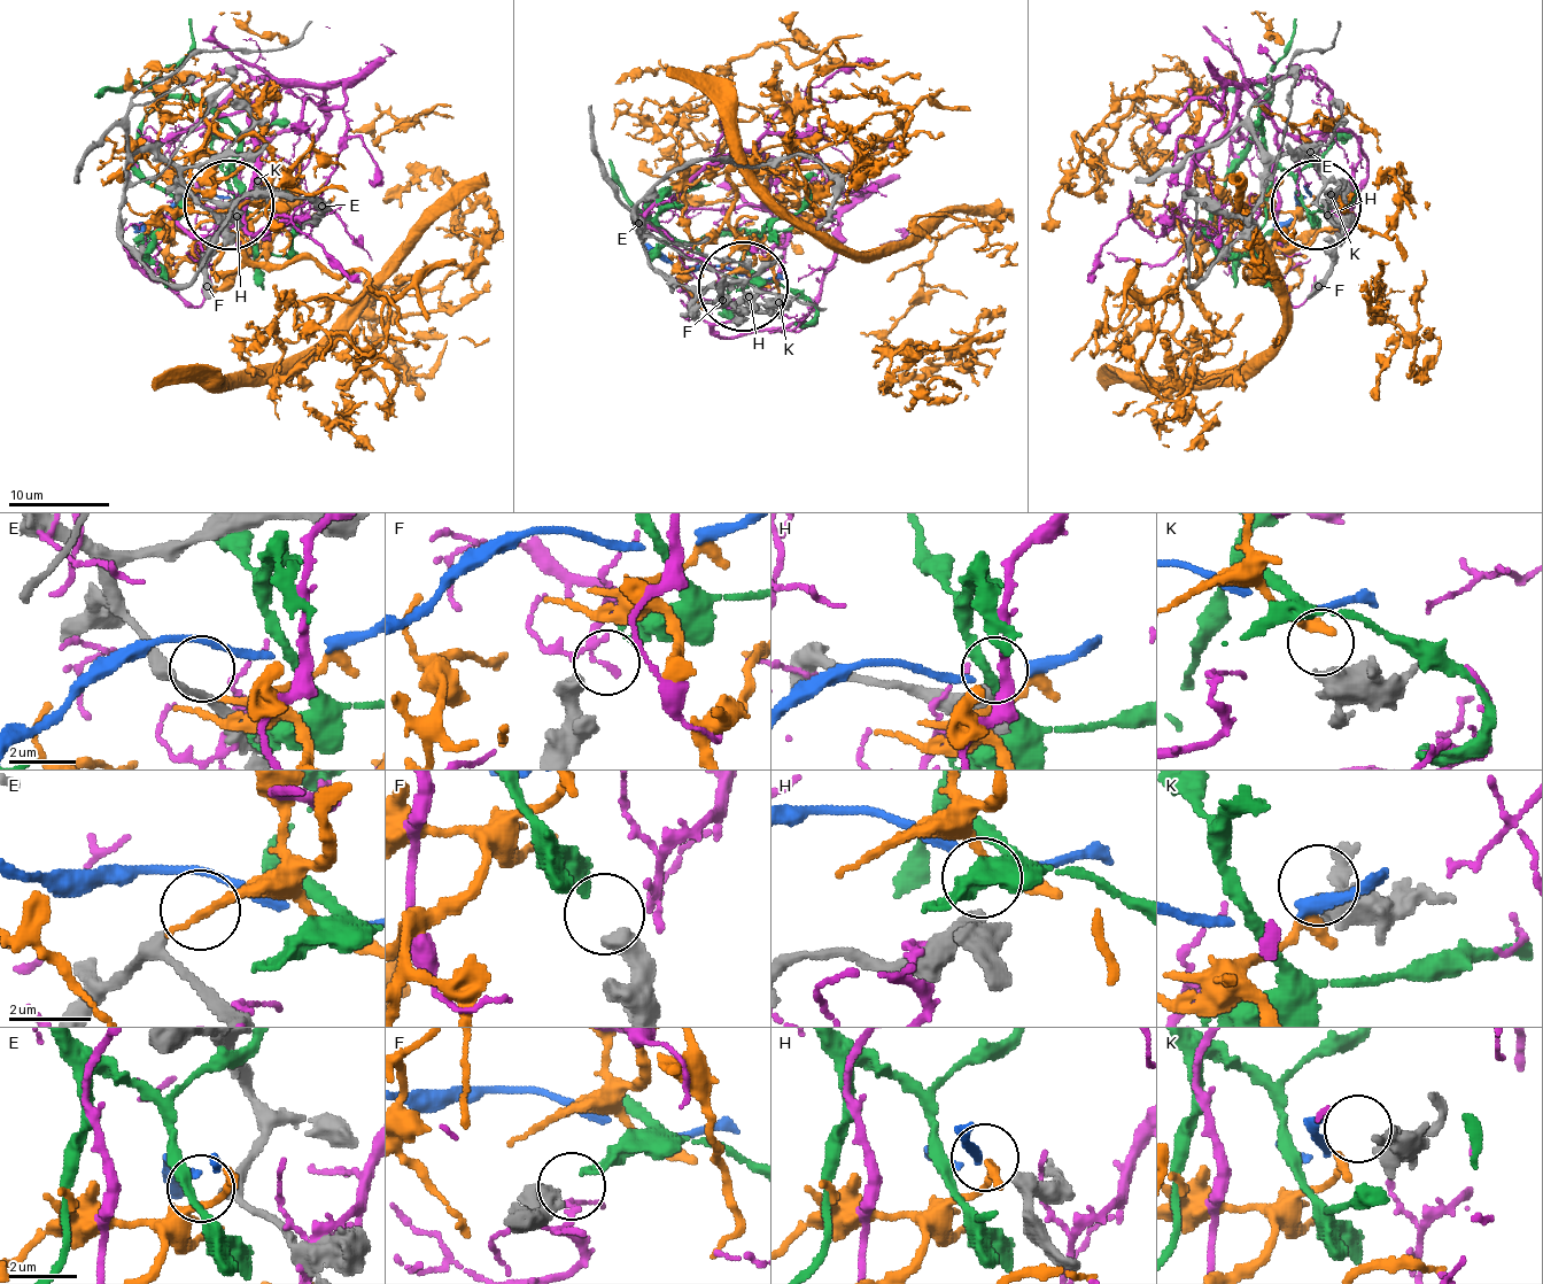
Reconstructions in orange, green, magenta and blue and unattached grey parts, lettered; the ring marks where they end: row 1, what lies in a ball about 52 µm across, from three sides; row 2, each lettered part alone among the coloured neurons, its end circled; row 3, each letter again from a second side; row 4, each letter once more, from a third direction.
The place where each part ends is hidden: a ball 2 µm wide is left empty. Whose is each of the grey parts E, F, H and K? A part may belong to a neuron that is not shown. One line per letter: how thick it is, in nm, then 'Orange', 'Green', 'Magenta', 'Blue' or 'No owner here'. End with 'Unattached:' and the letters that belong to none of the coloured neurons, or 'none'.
E: Thickness 300 nm. No owner here
F: Thickness 550 nm. Green
H: Thickness 380 nm. Blue
K: Thickness 320 nm. Orange
Unattached: E

